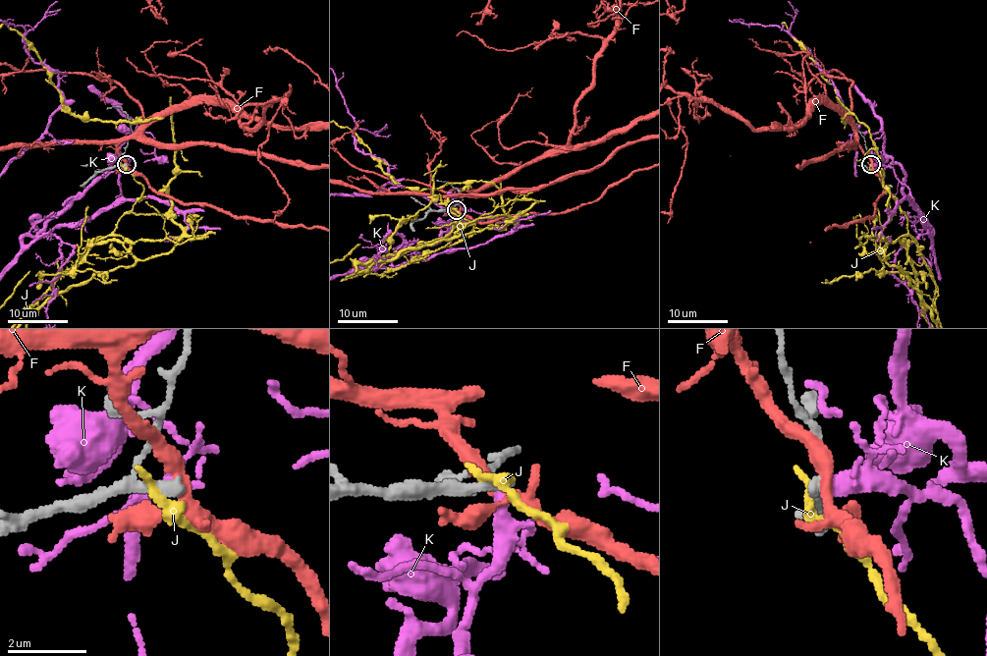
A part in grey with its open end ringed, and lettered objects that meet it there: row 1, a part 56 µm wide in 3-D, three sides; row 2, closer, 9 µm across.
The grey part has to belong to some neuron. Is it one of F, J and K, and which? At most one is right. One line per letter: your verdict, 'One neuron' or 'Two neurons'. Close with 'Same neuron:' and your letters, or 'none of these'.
F: Two neurons
J: Two neurons
K: Two neurons
Same neuron: none of these

